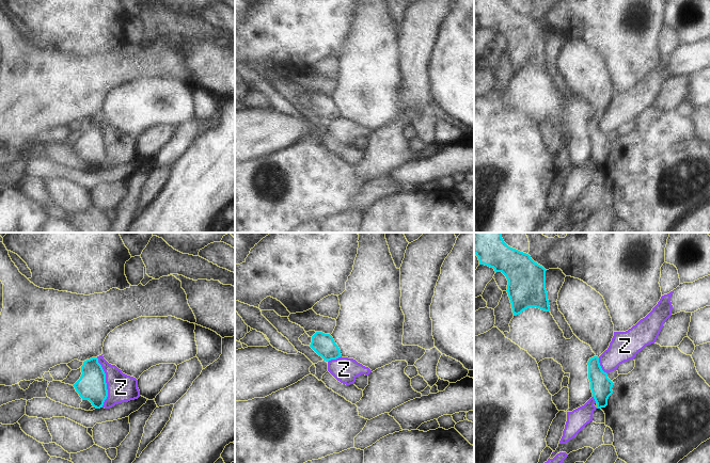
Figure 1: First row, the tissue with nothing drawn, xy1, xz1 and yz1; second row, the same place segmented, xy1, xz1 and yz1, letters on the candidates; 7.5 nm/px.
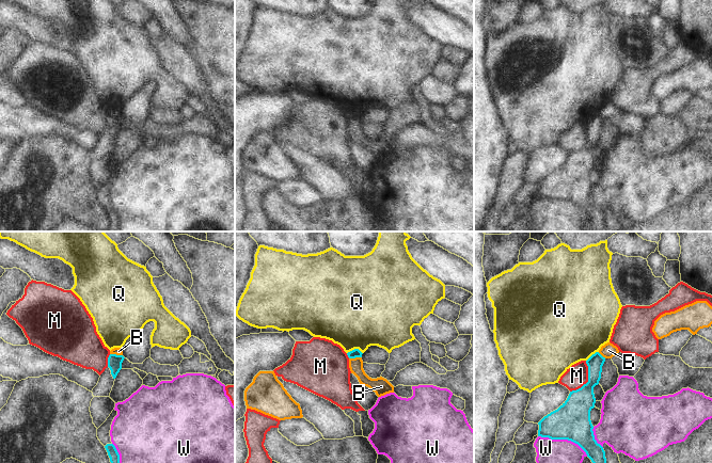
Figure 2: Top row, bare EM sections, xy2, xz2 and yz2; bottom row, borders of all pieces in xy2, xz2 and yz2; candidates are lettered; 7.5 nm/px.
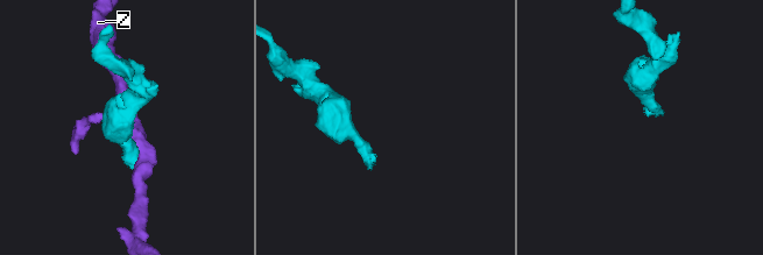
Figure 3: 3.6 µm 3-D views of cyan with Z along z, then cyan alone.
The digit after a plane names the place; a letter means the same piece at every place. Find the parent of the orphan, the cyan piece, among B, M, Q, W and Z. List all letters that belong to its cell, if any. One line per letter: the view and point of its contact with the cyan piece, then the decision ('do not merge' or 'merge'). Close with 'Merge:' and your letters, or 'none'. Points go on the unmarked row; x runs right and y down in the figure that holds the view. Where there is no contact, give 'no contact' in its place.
B: contact xy2 (115, 115); do not merge
M: contact yz2 (588, 141); do not merge
Q: contact xz2 (354, 110); do not merge
W: contact yz2 (564, 200); do not merge
Z: contact xy1 (105, 143); do not merge
Merge: none

